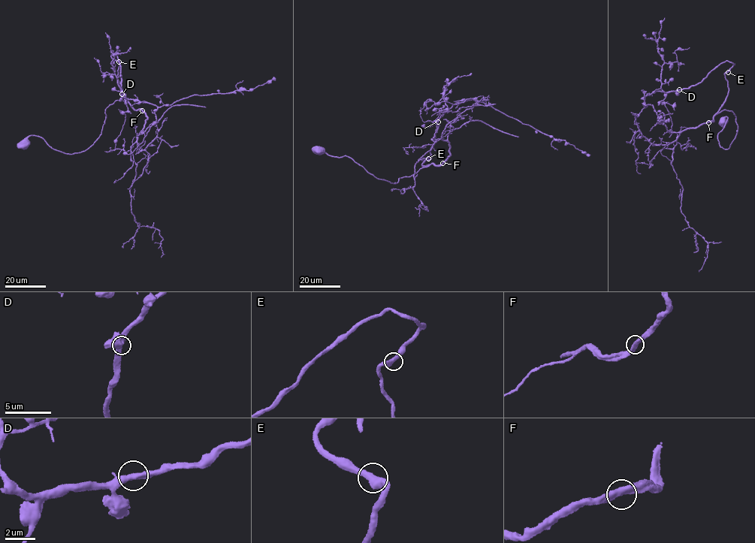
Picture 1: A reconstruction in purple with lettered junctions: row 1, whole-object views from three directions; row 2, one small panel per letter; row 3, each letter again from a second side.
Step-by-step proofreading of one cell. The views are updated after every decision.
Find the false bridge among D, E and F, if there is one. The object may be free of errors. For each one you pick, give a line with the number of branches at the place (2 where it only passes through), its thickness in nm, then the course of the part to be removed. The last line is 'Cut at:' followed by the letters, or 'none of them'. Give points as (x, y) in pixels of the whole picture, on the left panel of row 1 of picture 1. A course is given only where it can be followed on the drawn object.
Cut at: none of them

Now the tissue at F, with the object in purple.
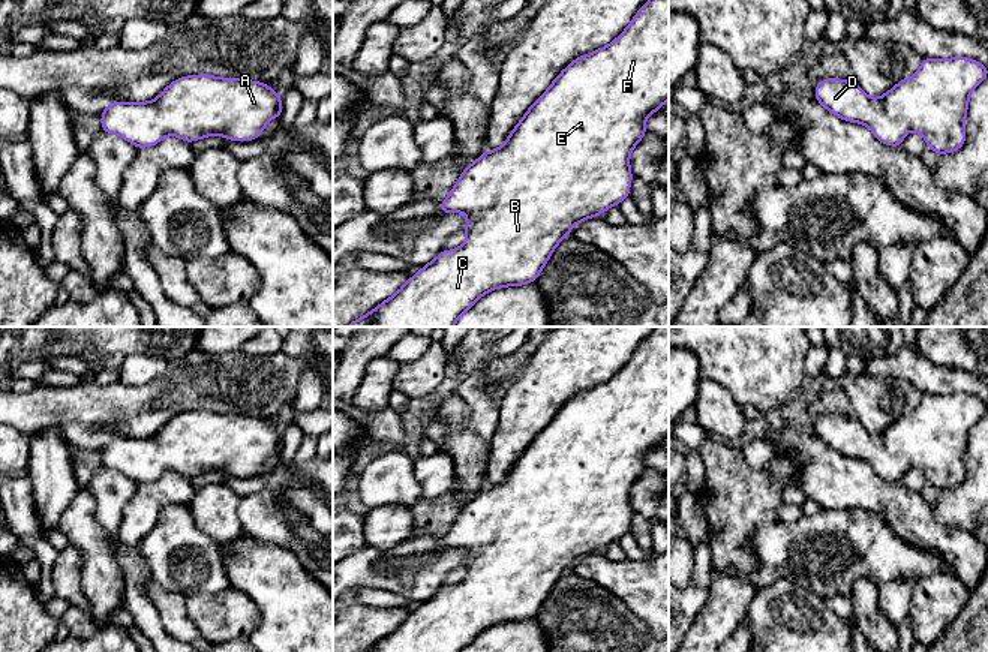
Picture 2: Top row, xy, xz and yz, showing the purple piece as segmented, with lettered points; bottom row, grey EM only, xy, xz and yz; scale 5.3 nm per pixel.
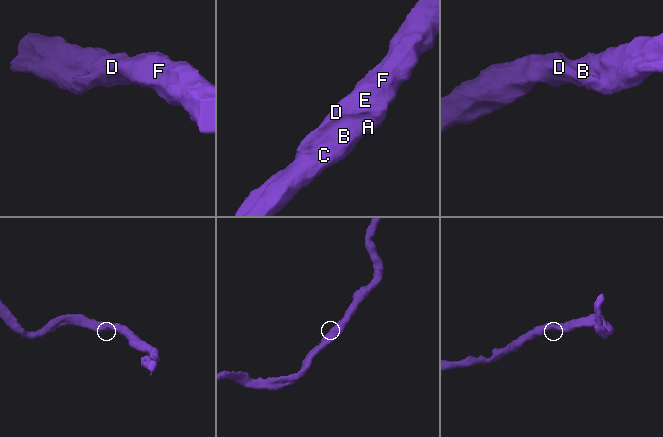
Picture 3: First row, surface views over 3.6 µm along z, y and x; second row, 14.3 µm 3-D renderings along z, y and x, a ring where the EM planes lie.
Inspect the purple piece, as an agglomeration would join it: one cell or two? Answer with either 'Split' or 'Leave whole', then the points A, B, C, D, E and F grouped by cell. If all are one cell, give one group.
Leave whole. Groups: A B C D E F

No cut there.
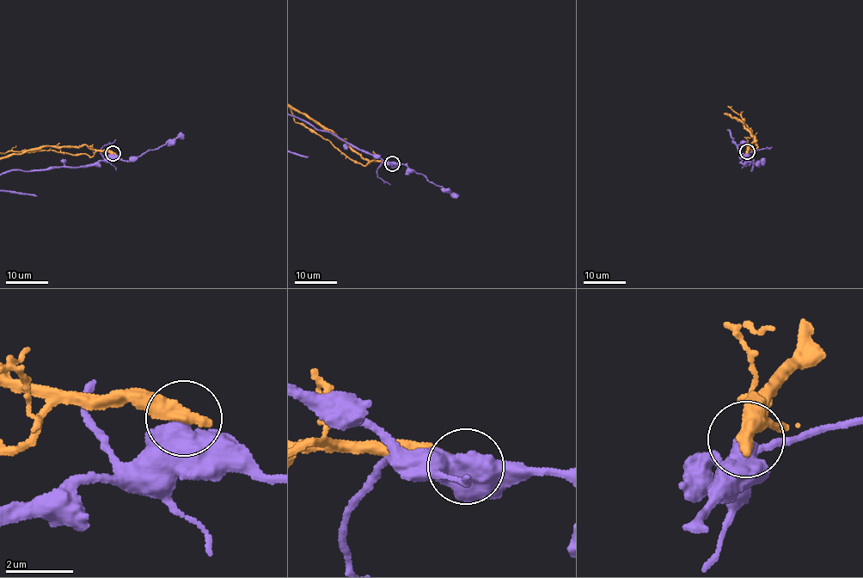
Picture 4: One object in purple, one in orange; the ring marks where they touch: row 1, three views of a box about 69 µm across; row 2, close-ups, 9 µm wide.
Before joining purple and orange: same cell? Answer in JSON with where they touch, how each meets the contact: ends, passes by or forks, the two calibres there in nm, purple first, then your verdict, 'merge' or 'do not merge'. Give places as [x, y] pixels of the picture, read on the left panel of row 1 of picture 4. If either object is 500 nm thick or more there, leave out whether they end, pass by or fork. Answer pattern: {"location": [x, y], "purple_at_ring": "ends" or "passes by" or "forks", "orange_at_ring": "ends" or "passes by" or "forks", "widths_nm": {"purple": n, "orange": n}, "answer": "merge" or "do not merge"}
{"location": [113, 153], "widths_nm": {"purple": 750, "orange": 550}, "answer": "do not merge"}

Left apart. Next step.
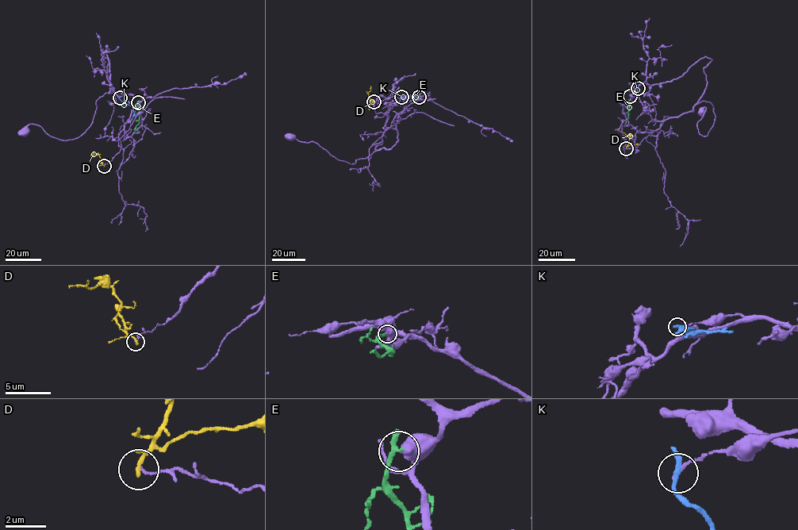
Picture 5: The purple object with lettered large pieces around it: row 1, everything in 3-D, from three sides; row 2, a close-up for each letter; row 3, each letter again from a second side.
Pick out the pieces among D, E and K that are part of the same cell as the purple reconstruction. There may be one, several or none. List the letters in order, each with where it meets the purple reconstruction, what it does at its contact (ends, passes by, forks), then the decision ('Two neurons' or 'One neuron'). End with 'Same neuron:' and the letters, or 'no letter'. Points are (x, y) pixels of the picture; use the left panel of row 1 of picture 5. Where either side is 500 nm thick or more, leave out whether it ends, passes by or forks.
D: Touches purple at (104, 166). It ends there. Two neurons
E: Touches purple at (138, 102). Two neurons
K: Touches purple at (120, 97). It passes by. Two neurons
Same neuron: no letter

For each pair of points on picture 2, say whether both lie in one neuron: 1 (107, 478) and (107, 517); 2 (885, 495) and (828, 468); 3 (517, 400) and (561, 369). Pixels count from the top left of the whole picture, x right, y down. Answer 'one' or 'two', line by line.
1: one
2: one
3: one

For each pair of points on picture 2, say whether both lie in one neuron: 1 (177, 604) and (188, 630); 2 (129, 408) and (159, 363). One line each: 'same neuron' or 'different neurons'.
1: same neuron
2: different neurons

